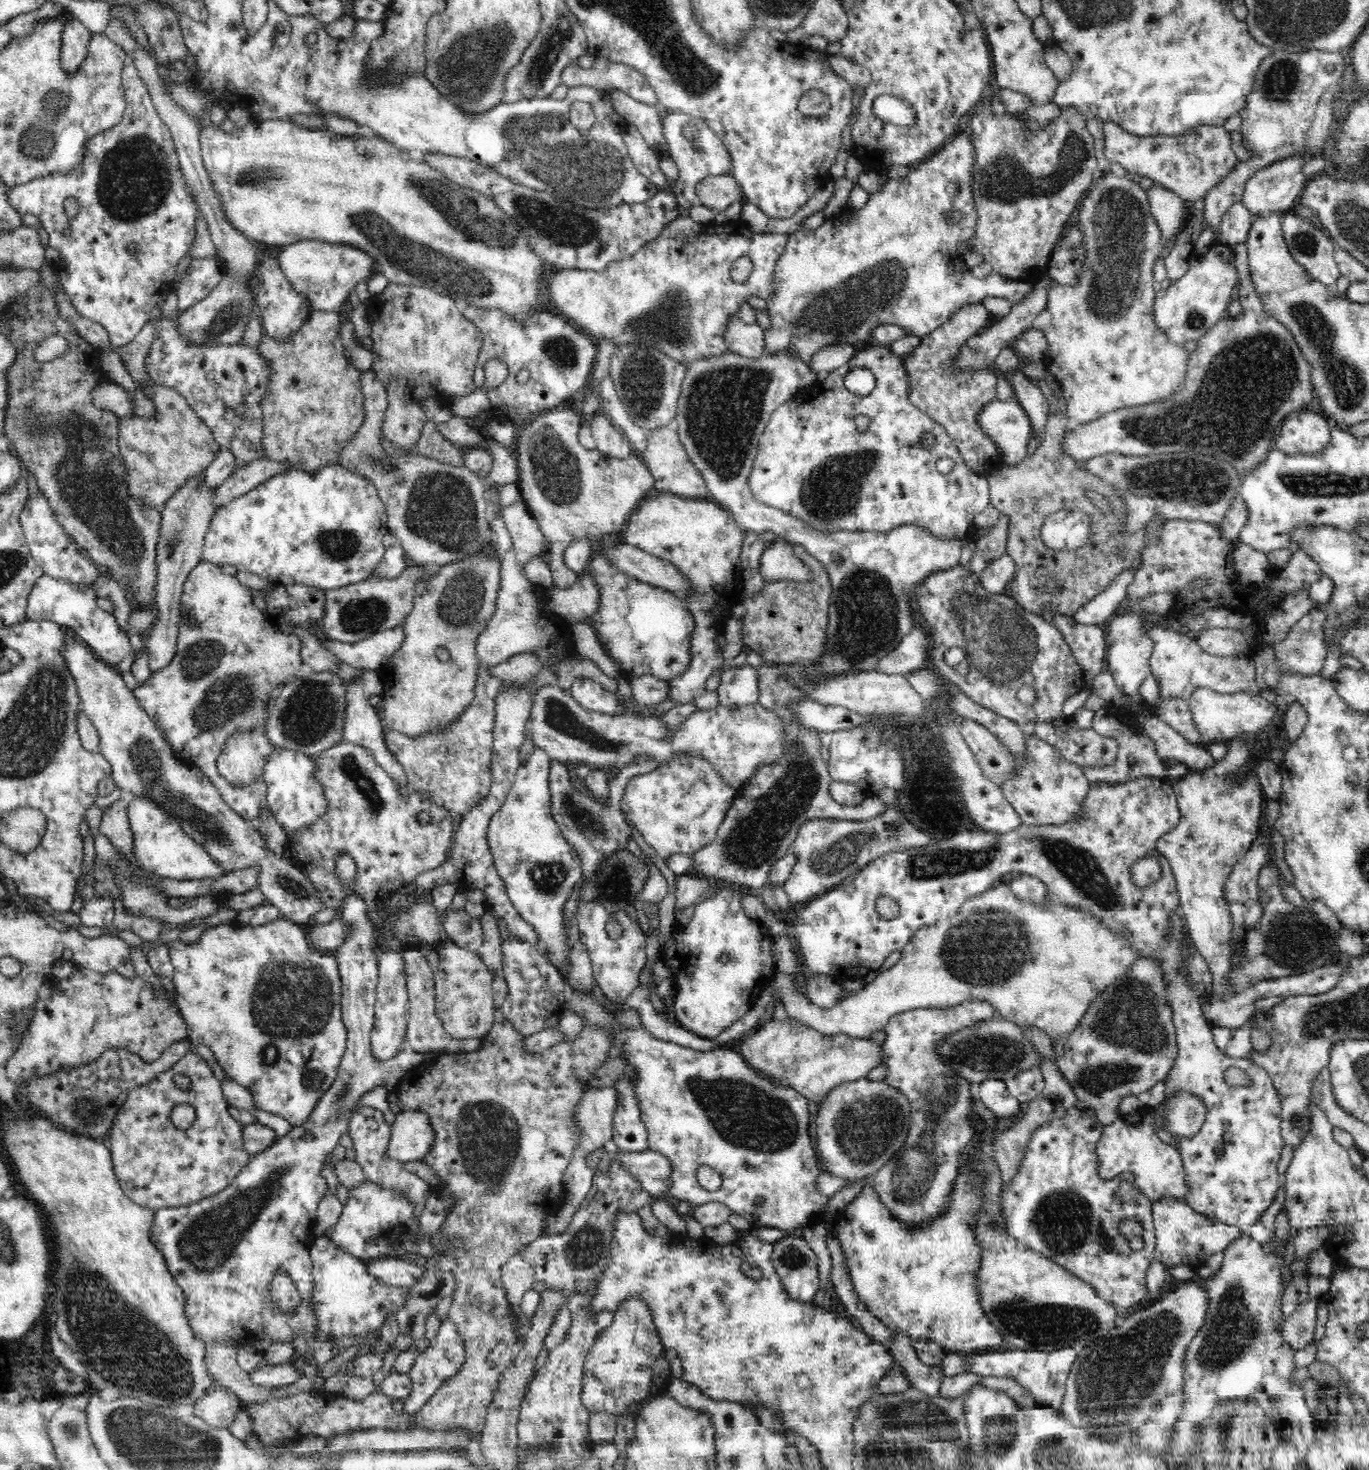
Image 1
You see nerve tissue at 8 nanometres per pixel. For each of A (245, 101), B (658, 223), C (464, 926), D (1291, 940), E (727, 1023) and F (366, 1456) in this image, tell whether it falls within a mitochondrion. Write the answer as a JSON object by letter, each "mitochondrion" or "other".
{"A":"other","B":"other","C":"mitochondrion","D":"mitochondrion","E":"other","F":"other"}

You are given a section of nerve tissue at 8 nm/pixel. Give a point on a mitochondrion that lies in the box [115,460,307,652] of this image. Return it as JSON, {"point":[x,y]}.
{"point":[174,537]}

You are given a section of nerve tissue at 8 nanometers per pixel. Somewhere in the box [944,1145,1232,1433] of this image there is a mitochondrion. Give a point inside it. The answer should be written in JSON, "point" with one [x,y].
{"point":[1120,1370]}

